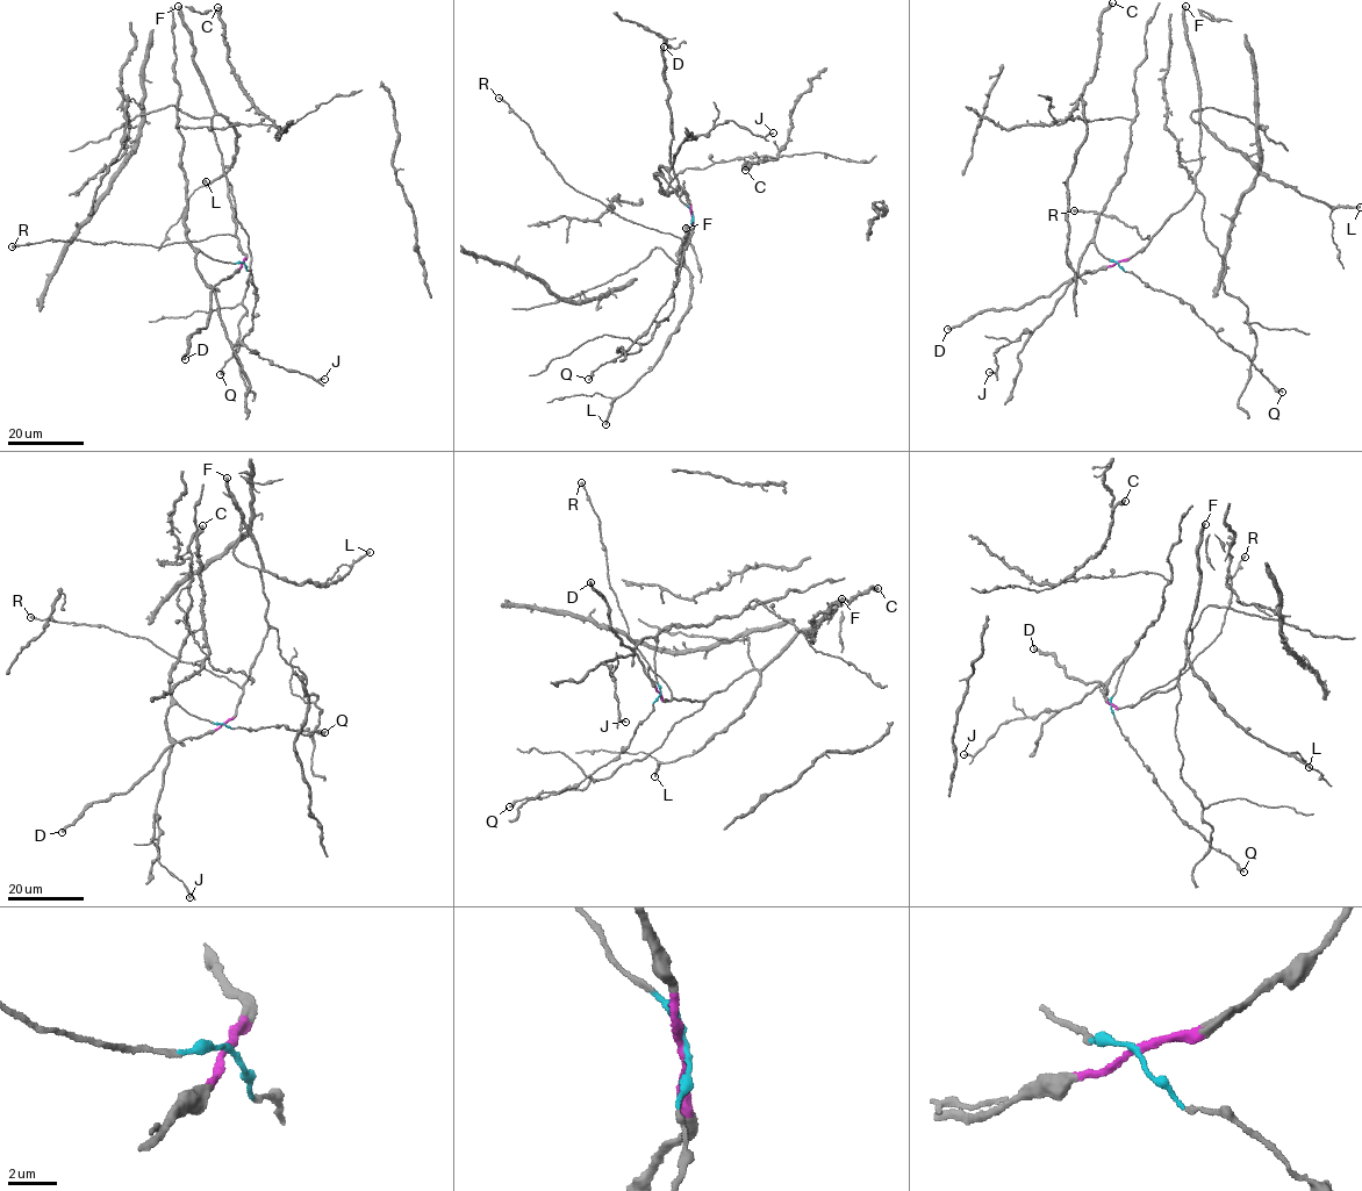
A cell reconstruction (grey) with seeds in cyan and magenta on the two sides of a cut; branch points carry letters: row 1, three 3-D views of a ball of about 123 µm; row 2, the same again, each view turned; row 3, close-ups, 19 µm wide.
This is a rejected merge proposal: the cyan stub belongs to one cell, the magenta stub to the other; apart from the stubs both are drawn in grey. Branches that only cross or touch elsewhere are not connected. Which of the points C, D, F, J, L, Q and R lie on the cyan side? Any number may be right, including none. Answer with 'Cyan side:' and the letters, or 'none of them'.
Cyan side: C, J, Q

